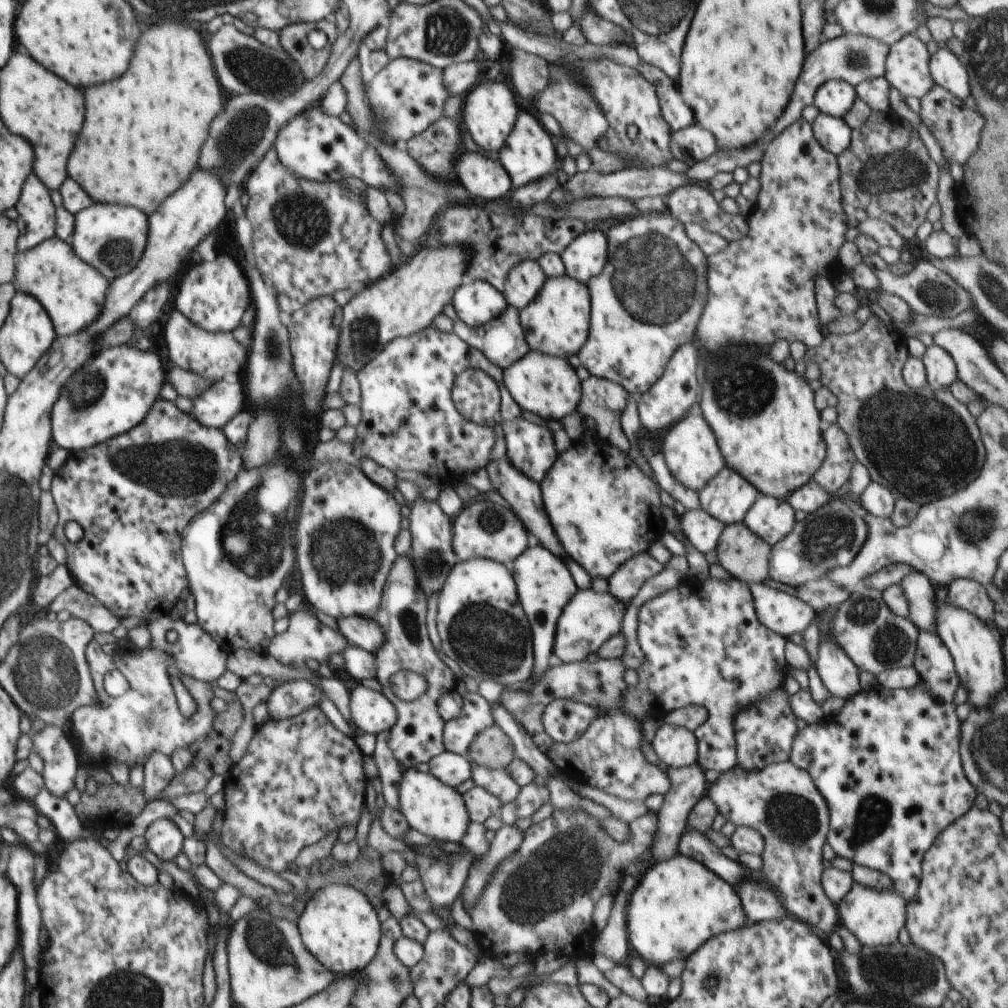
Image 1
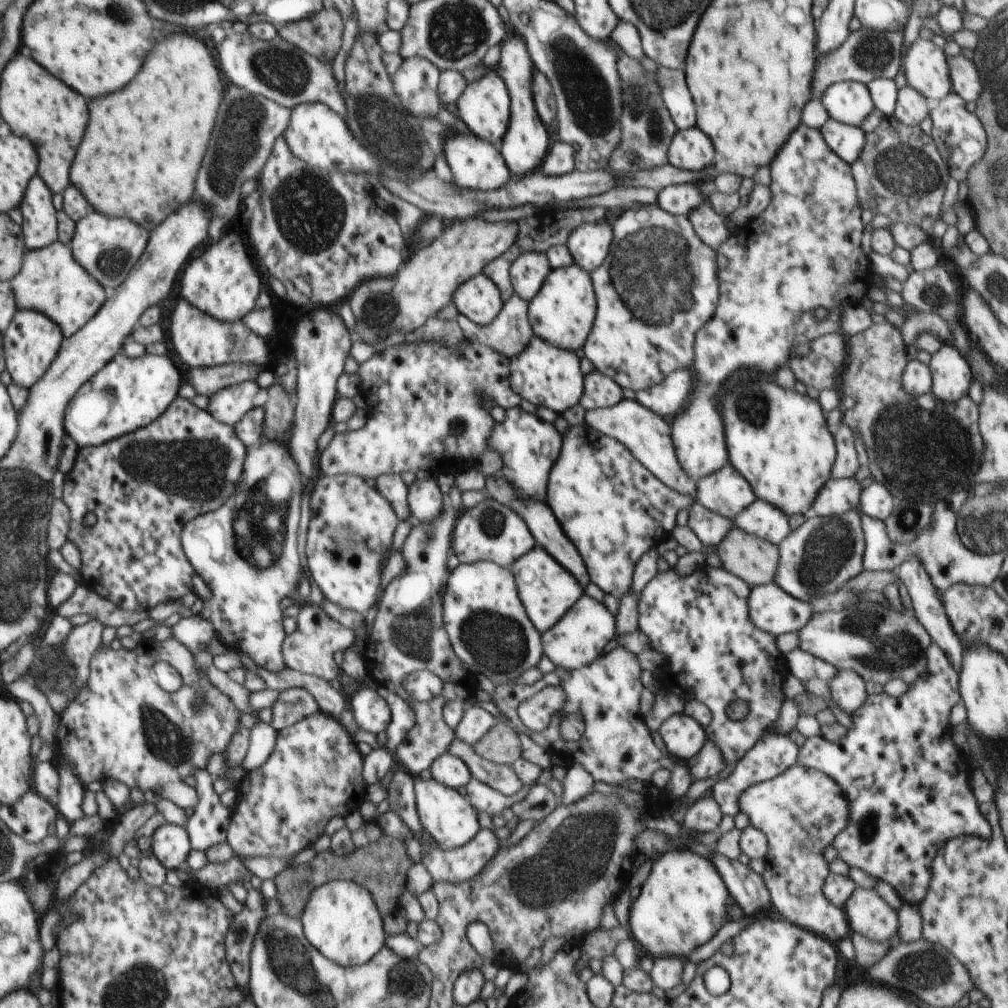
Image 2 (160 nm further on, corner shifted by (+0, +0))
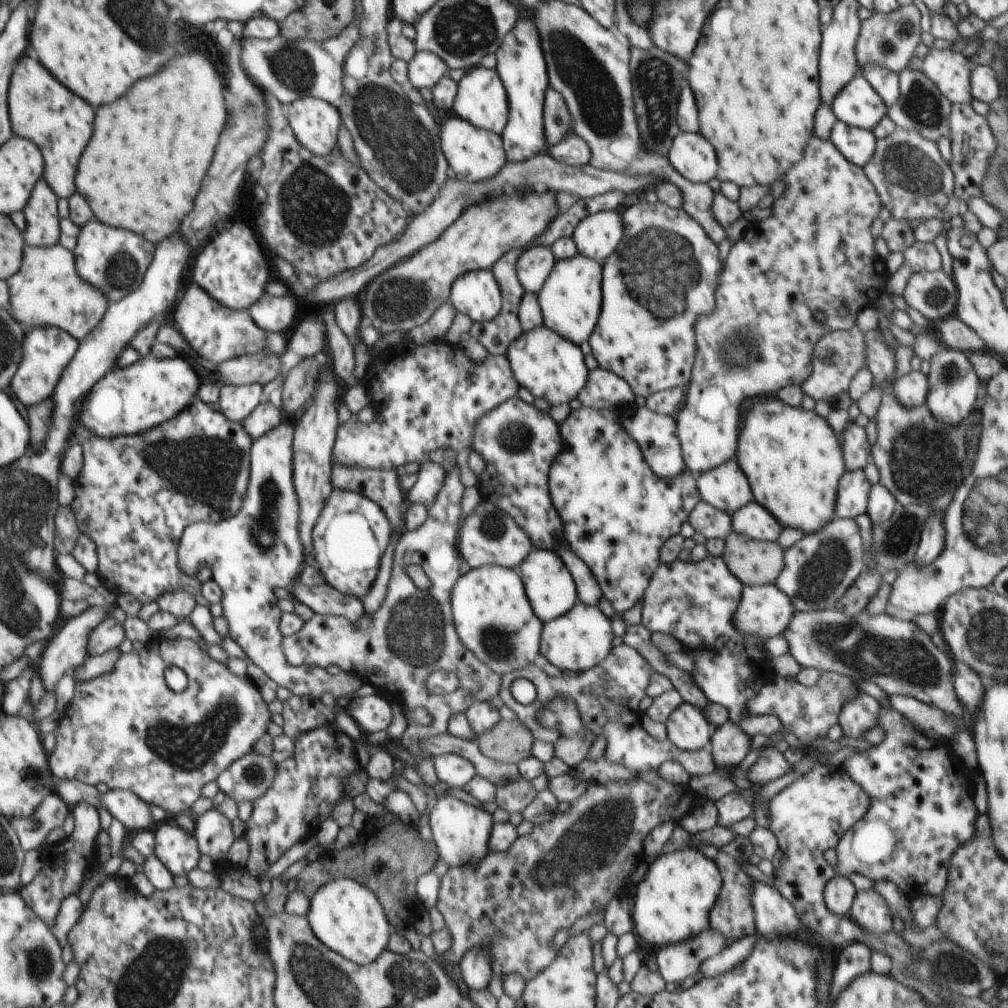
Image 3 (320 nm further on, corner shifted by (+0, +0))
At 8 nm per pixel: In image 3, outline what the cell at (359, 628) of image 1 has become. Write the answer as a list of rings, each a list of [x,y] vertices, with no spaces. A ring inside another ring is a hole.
[[[297,582],[292,584],[290,591],[290,598],[306,604],[315,614],[345,616],[355,621],[365,612],[357,596],[342,594],[328,583],[306,586]]]

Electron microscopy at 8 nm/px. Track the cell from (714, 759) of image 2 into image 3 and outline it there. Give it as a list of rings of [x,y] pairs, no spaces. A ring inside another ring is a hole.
[[[730,720],[717,727],[709,744],[716,768],[739,765],[749,753],[751,739],[739,724]]]

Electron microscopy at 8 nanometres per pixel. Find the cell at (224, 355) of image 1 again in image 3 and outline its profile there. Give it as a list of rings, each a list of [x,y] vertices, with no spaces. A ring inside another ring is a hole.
[[[192,282],[176,306],[174,322],[182,330],[184,338],[192,347],[198,362],[215,372],[217,366],[228,359],[242,355],[253,355],[262,351],[283,355],[287,347],[284,334],[261,329],[250,316],[249,309],[236,310],[220,304],[206,289]]]

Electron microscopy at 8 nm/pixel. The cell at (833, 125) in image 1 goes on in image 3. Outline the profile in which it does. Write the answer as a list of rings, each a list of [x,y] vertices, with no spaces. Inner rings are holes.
[[[837,121],[832,127],[829,138],[848,162],[862,168],[874,156],[877,139],[871,130],[853,127],[842,121]]]

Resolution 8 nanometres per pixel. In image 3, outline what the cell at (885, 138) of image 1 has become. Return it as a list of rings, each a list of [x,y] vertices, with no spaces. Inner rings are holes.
[[[897,128],[886,138],[877,139],[874,156],[863,168],[877,188],[882,204],[898,220],[926,220],[940,217],[954,188],[951,166],[944,161],[937,143],[917,132]]]

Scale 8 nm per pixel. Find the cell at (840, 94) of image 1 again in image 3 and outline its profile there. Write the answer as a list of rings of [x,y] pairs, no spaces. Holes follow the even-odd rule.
[[[862,74],[854,77],[838,93],[831,109],[838,121],[871,131],[888,110],[882,97]]]

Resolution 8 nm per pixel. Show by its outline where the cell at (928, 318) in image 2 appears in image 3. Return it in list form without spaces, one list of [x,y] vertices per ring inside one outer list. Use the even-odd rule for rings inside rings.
[[[955,315],[941,322],[937,335],[946,346],[968,355],[970,353],[979,355],[980,350],[987,348],[985,340]]]

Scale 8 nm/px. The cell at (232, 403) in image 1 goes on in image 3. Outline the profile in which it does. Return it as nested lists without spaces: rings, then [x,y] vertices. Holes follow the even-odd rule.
[[[220,384],[218,404],[221,413],[231,421],[242,422],[264,399],[263,385],[226,385]]]

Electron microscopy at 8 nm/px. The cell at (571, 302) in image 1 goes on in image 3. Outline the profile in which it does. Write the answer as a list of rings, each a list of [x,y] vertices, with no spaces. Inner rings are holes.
[[[580,253],[569,259],[558,259],[537,293],[543,324],[574,344],[581,345],[582,342],[588,341],[602,310],[602,279],[602,262]]]

